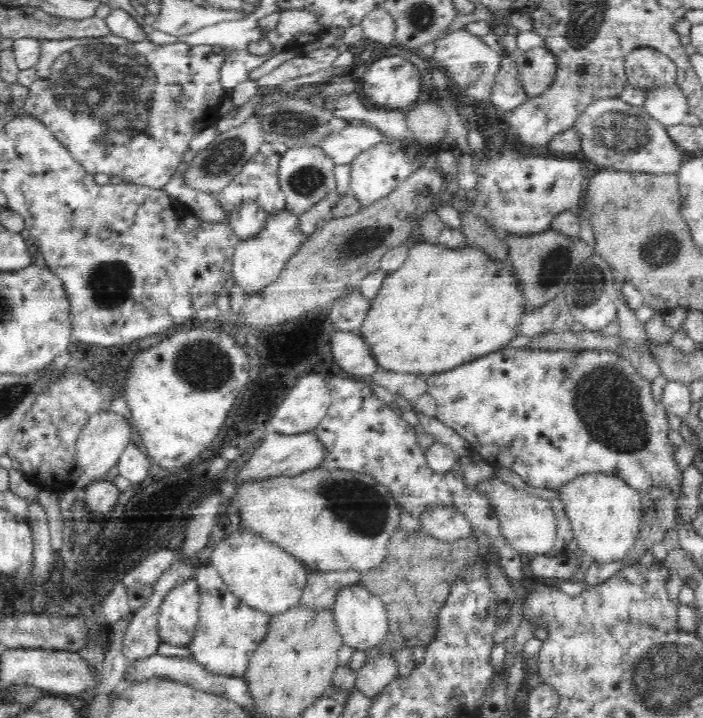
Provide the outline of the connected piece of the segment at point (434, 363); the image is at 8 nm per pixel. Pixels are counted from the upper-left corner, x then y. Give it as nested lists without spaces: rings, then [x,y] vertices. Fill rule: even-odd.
[[[422,241],[409,248],[407,259],[398,270],[387,274],[358,333],[371,348],[379,368],[390,373],[426,377],[452,371],[502,349],[518,336],[519,320],[524,313],[521,286],[510,265],[492,260],[484,250],[475,246],[446,249],[440,244]]]

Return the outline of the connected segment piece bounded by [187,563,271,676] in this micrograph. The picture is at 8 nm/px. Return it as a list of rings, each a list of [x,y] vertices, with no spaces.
[[[207,563],[198,568],[196,582],[198,582],[200,592],[199,622],[194,639],[187,648],[192,651],[193,659],[210,672],[224,676],[244,676],[252,652],[268,635],[271,615],[242,603],[234,594],[230,593],[216,569]]]

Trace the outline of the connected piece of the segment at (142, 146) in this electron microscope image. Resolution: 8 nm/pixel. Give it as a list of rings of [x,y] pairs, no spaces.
[[[106,35],[100,38],[64,38],[64,40],[40,40],[40,58],[36,64],[37,82],[31,84],[29,96],[24,106],[25,115],[32,116],[46,125],[56,140],[70,153],[72,159],[90,174],[107,174],[113,181],[126,184],[140,184],[150,188],[163,188],[177,173],[177,167],[186,164],[189,157],[189,145],[201,130],[215,127],[222,118],[220,108],[225,97],[220,82],[220,68],[226,60],[226,51],[221,46],[192,46],[184,42],[156,45],[151,41],[130,42],[123,37]]]

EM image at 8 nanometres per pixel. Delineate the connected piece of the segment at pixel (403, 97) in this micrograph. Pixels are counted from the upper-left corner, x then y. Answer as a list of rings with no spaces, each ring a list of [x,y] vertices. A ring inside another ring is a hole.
[[[375,55],[373,60],[367,66],[364,76],[358,81],[363,80],[364,96],[370,99],[370,102],[378,108],[388,108],[395,110],[398,108],[412,108],[422,94],[421,66],[414,66],[408,58],[400,56]]]

